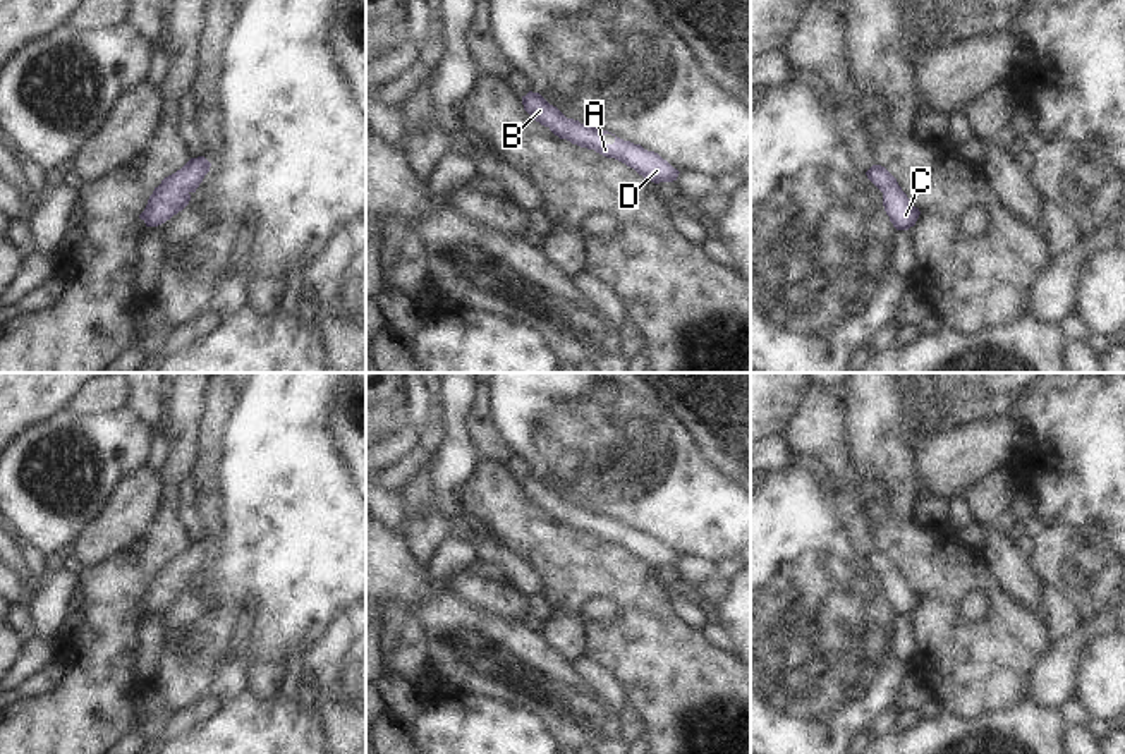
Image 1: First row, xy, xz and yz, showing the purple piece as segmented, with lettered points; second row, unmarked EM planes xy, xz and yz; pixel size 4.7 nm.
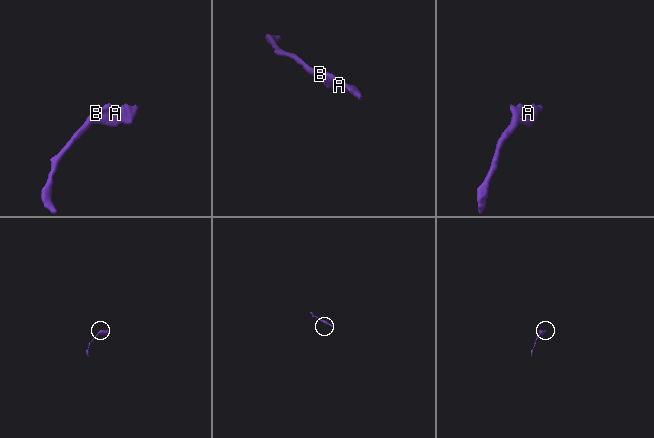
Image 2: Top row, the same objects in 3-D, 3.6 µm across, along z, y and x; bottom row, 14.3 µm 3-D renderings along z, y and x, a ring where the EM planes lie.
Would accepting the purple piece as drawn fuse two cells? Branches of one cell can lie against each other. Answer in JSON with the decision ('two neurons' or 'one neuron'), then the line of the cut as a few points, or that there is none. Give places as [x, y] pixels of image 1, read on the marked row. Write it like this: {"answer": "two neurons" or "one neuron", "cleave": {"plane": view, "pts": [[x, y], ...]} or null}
{"answer": "one neuron", "cleave": null}

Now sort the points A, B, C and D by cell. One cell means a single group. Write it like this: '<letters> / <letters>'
A B C D

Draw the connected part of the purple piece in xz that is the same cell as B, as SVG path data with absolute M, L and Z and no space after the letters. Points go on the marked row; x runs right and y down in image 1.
M529 91L522 96L522 105L536 122L548 127L560 139L567 139L581 148L594 149L606 158L615 158L654 184L673 182L680 173L658 153L648 151L641 144L623 141L608 131L586 127L579 120L567 119L539 93Z

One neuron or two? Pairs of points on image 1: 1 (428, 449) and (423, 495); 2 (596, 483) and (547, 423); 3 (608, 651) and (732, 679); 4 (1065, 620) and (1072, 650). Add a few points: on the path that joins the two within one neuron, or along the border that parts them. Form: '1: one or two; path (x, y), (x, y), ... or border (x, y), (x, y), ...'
1: one; path (428, 461), (423, 471), (423, 483)
2: one; path (591, 468), (562, 438)
3: one; path (639, 651), (648, 651), (675, 679), (701, 679)
4: two; border (1084, 620), (1055, 643)

